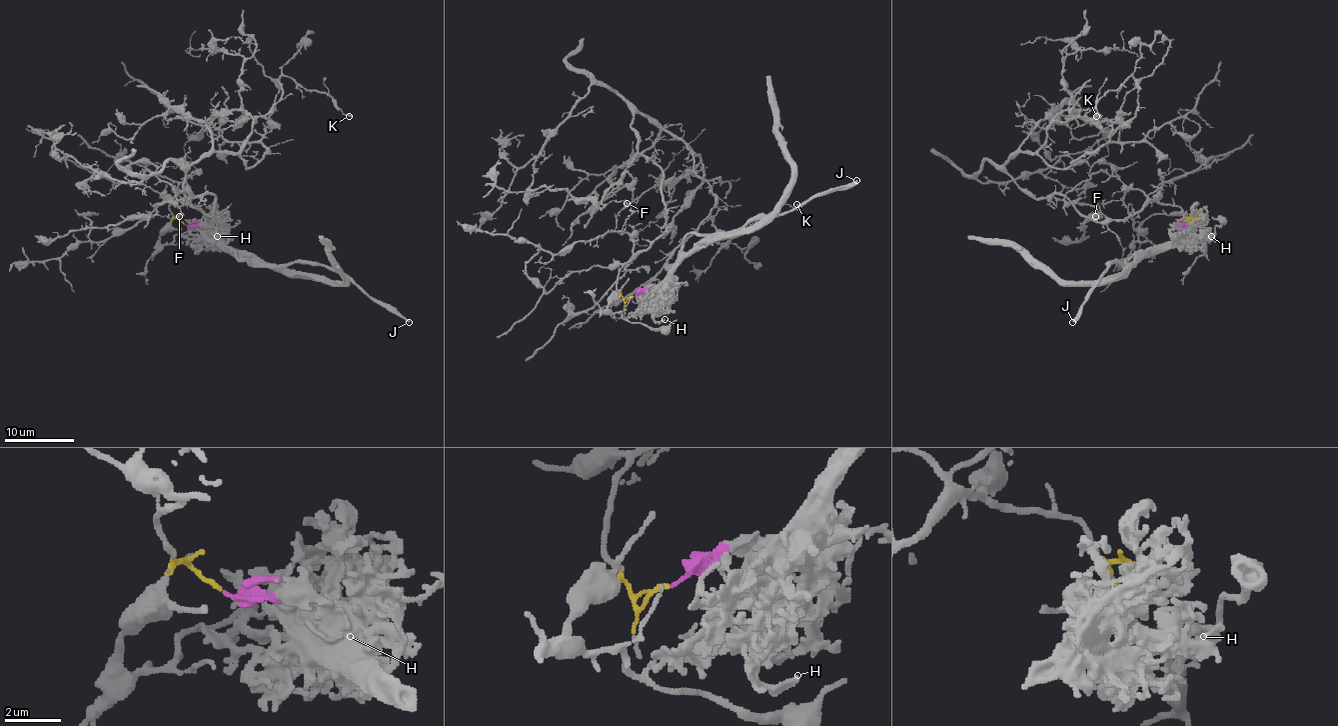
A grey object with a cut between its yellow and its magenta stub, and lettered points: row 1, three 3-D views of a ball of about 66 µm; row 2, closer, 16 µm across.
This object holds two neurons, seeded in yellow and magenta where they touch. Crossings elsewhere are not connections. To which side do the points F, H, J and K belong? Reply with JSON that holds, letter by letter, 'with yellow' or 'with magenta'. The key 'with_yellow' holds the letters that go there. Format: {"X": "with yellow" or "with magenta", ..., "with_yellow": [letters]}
{"F": "with yellow", "H": "with magenta", "J": "with magenta", "K": "with yellow", "with_yellow": ["F", "K"]}

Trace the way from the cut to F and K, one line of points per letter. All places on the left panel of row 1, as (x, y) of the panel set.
F: (185, 223), (169, 209), (171, 204), (187, 200), (218, 221), (213, 195), (154, 207), (161, 216), (180, 216)
K: (185, 223), (171, 204), (218, 221), (213, 195), (183, 187), (190, 166), (267, 154), (282, 75), (348, 115)

